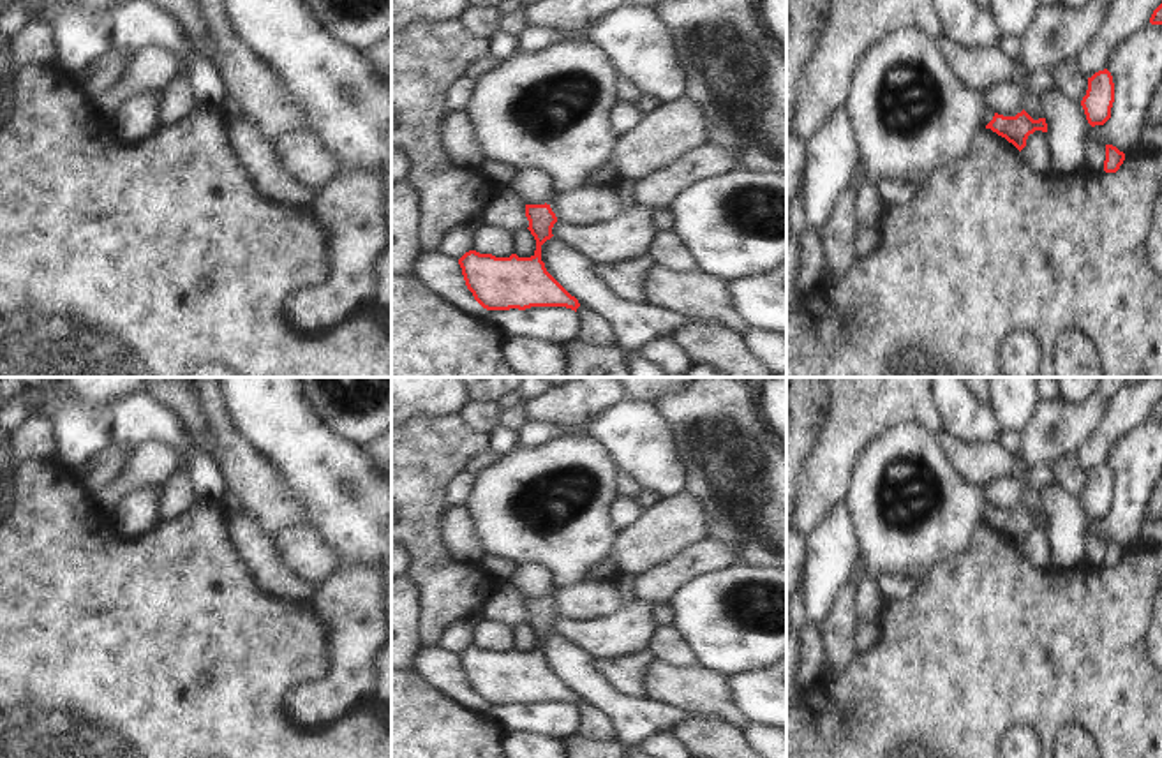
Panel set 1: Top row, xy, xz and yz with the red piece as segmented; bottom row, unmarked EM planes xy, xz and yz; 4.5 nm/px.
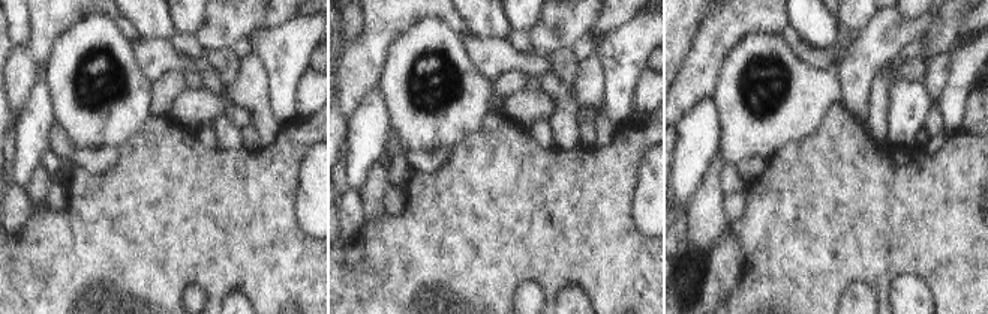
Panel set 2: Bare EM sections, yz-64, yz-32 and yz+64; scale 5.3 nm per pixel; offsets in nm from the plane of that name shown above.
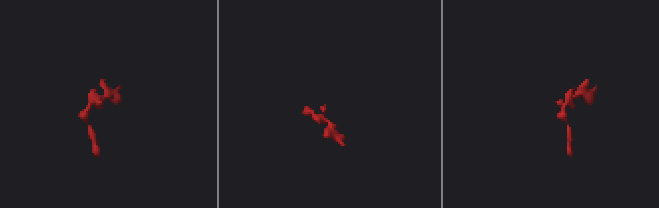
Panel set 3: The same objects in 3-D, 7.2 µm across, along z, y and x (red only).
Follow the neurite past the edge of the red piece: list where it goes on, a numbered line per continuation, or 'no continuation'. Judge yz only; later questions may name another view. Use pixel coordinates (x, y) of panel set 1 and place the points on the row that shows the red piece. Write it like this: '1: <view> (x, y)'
1: yz (910, 115)

